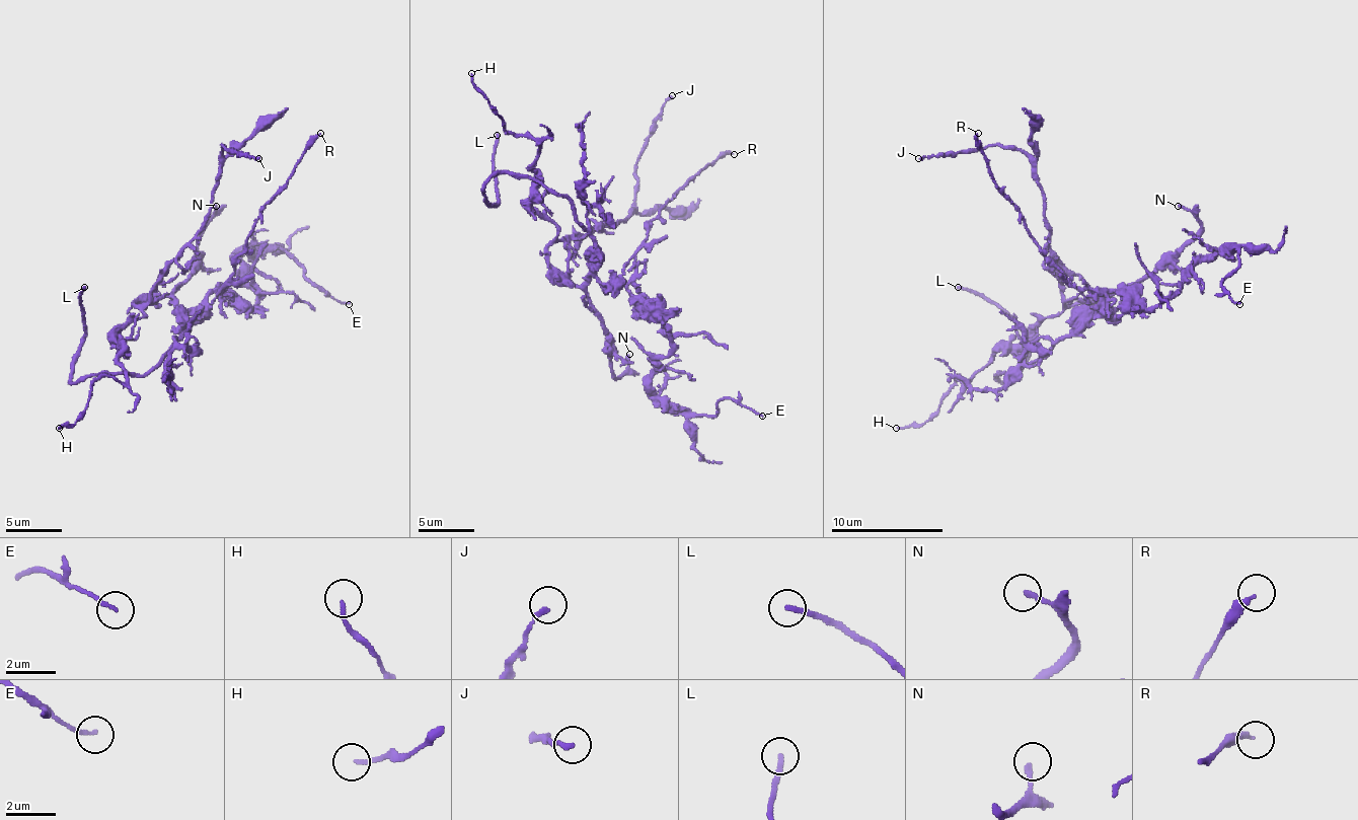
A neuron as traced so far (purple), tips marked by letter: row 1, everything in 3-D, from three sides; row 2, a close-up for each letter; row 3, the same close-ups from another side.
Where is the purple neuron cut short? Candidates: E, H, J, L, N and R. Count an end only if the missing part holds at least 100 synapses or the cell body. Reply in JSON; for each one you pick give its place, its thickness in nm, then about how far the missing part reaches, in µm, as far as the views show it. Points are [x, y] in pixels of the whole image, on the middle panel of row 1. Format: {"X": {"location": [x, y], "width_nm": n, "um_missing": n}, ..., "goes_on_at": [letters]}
{"L": {"location": [497, 135], "width_nm": 220, "um_missing": 45}, "goes_on_at": ["L"]}

